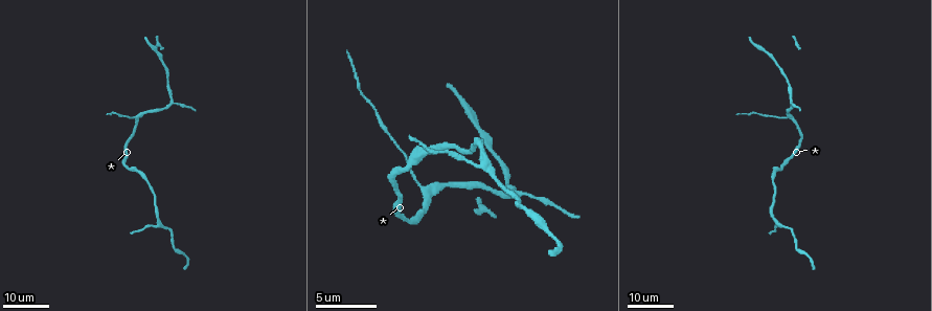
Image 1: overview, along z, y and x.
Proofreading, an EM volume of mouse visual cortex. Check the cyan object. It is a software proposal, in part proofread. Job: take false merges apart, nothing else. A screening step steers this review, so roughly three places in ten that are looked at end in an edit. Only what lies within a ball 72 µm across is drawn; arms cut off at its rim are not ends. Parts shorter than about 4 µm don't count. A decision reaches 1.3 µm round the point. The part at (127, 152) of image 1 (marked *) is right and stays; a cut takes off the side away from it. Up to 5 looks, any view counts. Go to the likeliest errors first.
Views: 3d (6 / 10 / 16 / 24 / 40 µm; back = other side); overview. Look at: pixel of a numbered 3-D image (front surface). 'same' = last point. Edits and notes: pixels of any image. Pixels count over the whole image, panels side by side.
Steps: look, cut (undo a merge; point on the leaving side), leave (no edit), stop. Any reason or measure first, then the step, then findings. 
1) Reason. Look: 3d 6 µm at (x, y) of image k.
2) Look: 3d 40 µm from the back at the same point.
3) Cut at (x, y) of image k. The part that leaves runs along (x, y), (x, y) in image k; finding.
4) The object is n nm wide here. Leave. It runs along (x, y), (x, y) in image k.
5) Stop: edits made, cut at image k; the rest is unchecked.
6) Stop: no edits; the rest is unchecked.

Small branch off a trunk. Look: 3d 16 µm at (481, 167) of image 1.

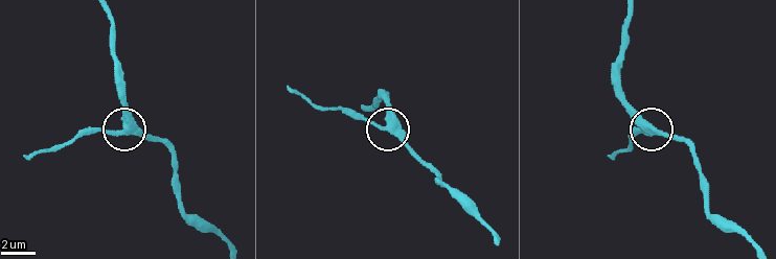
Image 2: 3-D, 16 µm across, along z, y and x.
Look: 3d 6 µm at (126, 130) of image 2.

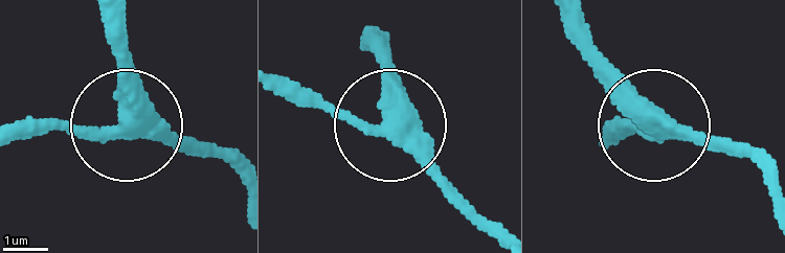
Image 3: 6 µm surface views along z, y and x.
Leave. It runs along (363, 46), (385, 79), (382, 121), (363, 125), (288, 95) in image 3; all the same neuron.

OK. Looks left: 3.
Thin arm on a thick one. Look: 3d 24 µm at (174, 103) of image 1.

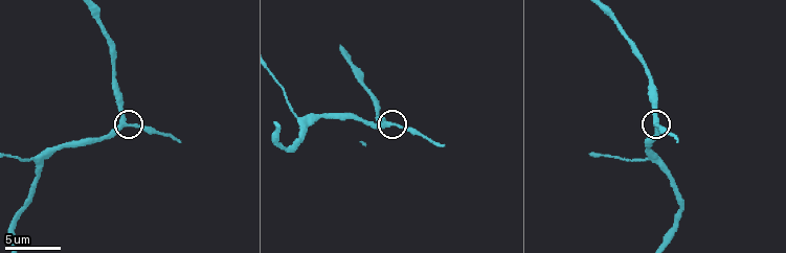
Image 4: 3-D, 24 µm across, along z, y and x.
Zoom in. Look: 3d 6 µm at (125, 123) of image 4.

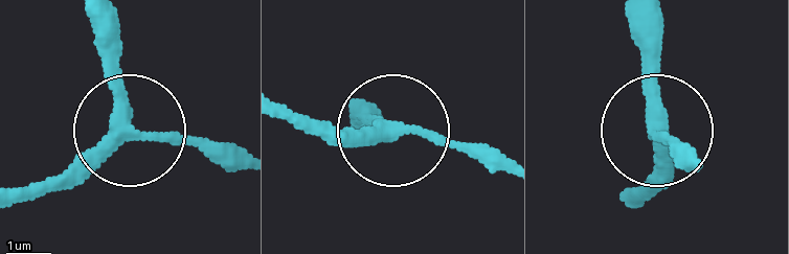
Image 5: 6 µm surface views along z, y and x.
Look: 3d 6 µm from the back at (656, 127) of image 5.

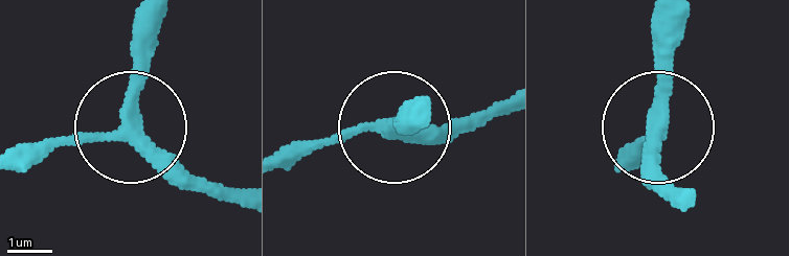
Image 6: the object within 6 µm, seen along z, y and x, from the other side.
The object is 290 nm wide here. Leave. It runs along (240, 203), (128, 128), (19, 146) in image 6; all the same neuron.

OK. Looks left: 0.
Stop: no edits; the rest is unchecked.

